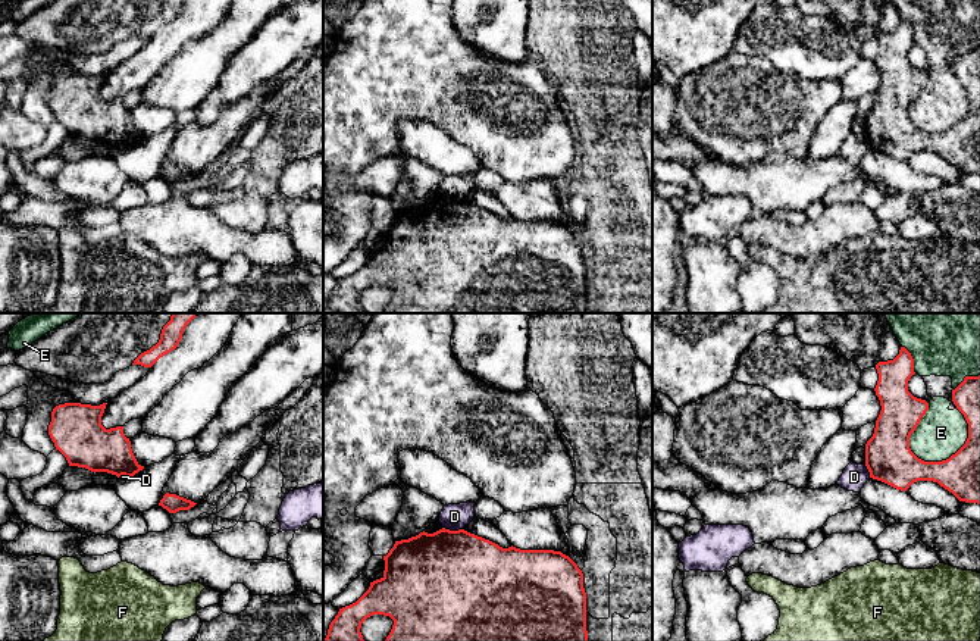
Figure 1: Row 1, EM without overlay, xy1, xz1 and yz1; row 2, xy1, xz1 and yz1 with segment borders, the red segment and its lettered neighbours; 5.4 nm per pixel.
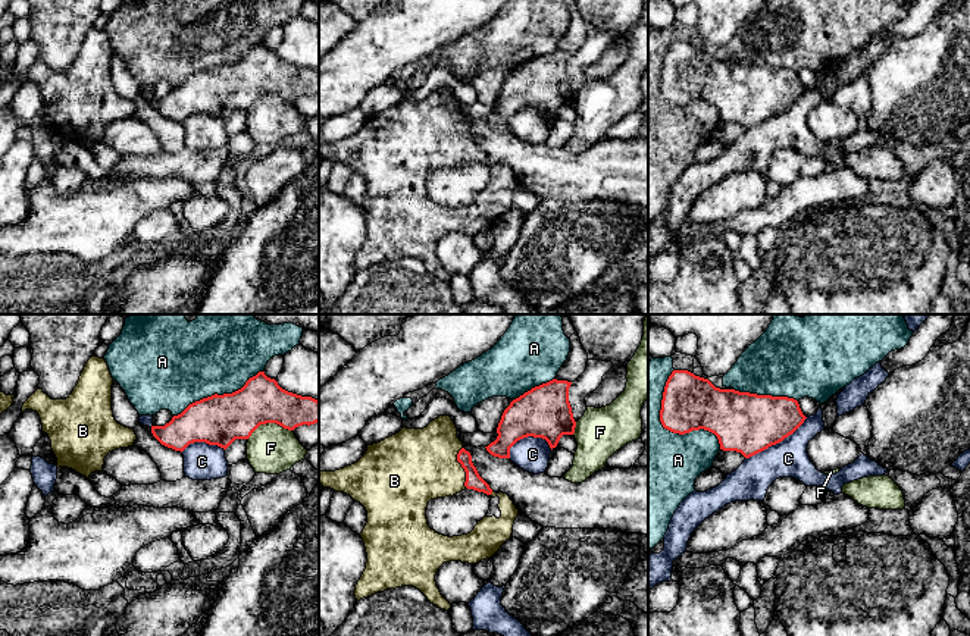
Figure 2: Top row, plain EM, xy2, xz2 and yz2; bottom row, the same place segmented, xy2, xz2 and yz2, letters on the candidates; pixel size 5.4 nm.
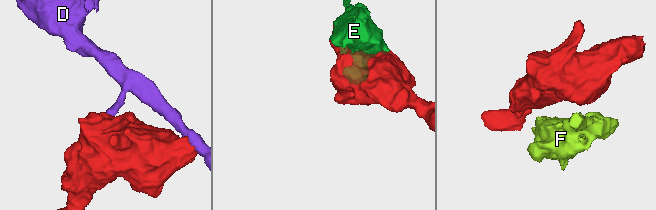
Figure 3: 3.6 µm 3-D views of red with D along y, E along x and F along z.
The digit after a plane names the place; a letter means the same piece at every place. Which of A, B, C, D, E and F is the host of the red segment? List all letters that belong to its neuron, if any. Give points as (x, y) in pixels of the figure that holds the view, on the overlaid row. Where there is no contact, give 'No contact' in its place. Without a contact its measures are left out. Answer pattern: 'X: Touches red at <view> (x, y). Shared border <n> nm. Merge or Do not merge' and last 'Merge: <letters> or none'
A: Touches red at yz2 (667, 429). Shared border 500 nm. Do not merge
B: Touches red at xz2 (462, 466). Shared border 240 nm. Merge
C: Touches red at yz2 (776, 442). Shared border 420 nm. Do not merge
D: Touches red at xz1 (453, 531). Shared border 110 nm. Do not merge
E: Touches red at yz1 (961, 447). Shared border 360 nm. Do not merge
F: Touches red at xy2 (269, 422). Shared border 260 nm. Do not merge
Merge: B

